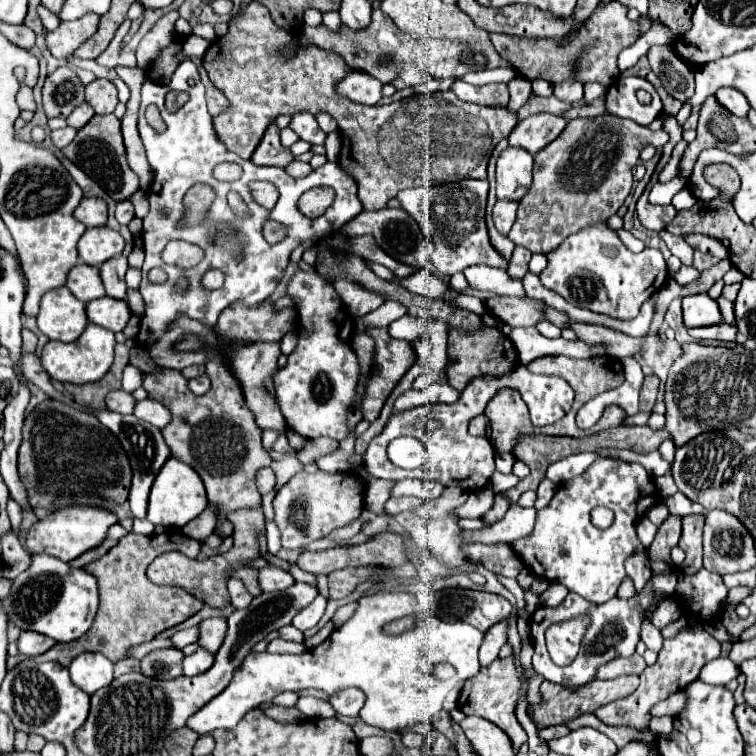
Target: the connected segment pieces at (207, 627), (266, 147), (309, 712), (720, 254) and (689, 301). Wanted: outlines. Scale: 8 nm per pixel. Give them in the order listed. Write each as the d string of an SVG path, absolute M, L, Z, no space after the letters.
M212 617L212 619L206 619L200 623L200 639L198 639L198 645L202 645L204 649L208 651L218 651L222 641L224 641L224 635L228 631L228 625L226 625L226 617Z
M270 123L260 145L256 147L254 155L252 155L252 163L262 165L262 167L286 167L294 161L290 149L282 147L280 143L280 129L276 127L276 123Z
M300 697L296 703L296 709L306 715L308 719L314 717L336 717L336 711L332 709L332 705L324 699L316 699L316 697Z
M692 233L692 235L686 235L684 237L694 249L702 251L702 253L708 253L708 255L714 255L718 259L726 259L728 257L728 249L718 241L718 239L712 239L712 237L706 237L706 235L698 235L698 233Z
M706 293L688 295L682 299L682 313L686 327L708 327L722 321L718 303Z

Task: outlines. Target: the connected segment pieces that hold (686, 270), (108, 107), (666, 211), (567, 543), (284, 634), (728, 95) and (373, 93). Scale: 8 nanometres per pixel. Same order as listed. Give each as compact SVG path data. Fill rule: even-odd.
M682 265L676 273L672 273L672 279L674 279L678 285L688 285L688 283L696 281L698 275L700 275L700 271L696 271L694 267L686 267L686 265Z
M96 79L90 85L86 85L86 101L94 107L98 115L112 113L118 105L118 93L112 81L108 79Z
M650 185L646 187L644 195L640 195L638 199L638 205L636 205L636 213L638 213L638 219L640 223L650 229L650 231L664 231L664 227L674 219L676 215L676 209L672 205L652 205L648 201L648 191L650 191Z
M598 459L582 475L560 485L552 501L536 513L536 523L534 523L532 533L522 539L512 541L510 547L536 577L544 577L550 583L560 583L568 591L574 591L592 603L604 603L616 597L620 583L628 577L624 571L624 561L630 555L646 549L636 537L636 521L644 517L646 511L658 501L660 501L658 489L642 465ZM596 505L602 505L614 511L614 523L606 531L600 531L590 523L590 509L594 509Z
M286 625L286 627L282 627L282 629L278 631L278 635L280 635L282 639L286 639L286 641L298 641L298 643L304 641L302 631L298 631L294 625Z
M722 87L718 93L716 93L716 101L720 103L720 105L724 105L732 115L736 115L736 117L746 117L746 113L748 113L748 101L746 101L746 97L740 93L740 91L734 91L734 89L730 89L730 87Z
M352 71L338 83L338 93L362 105L376 105L382 99L382 83L362 71Z

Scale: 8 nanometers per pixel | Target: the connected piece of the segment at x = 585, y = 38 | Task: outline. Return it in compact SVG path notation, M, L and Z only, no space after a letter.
M612 1L606 7L596 7L586 25L574 33L572 43L564 47L556 45L558 39L520 39L502 33L490 33L490 41L500 57L512 63L528 81L542 77L552 85L558 85L576 73L580 83L598 81L604 85L612 85L620 75L620 71L616 69L618 53L640 37L640 23L630 21L626 13L628 9L620 1Z

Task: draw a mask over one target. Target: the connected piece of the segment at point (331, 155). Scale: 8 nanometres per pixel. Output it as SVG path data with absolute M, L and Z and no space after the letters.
M328 133L328 137L326 137L326 157L328 157L328 161L336 161L338 159L338 151L340 151L338 133Z

